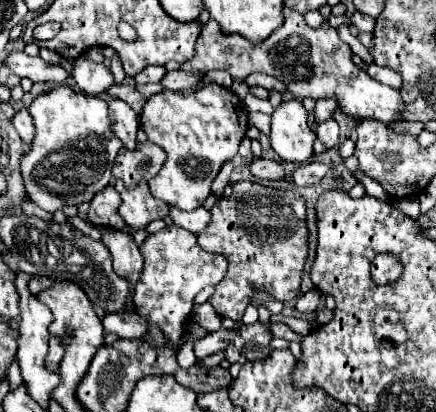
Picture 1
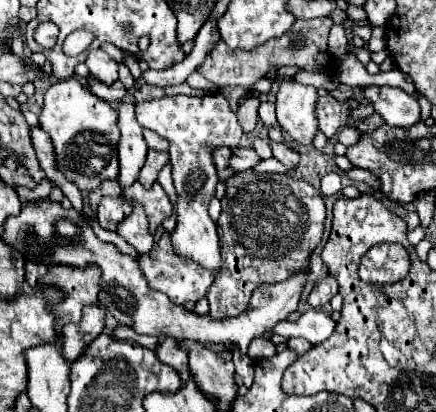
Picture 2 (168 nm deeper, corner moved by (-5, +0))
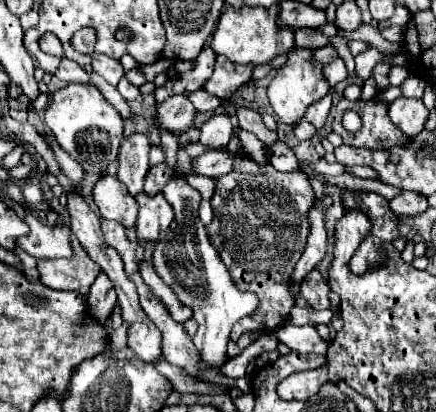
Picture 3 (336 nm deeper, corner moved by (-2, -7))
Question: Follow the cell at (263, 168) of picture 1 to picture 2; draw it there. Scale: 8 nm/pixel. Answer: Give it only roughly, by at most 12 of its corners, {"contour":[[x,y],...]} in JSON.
{"contour":[[236,148],[230,158],[234,172],[252,170],[262,158],[252,148]]}

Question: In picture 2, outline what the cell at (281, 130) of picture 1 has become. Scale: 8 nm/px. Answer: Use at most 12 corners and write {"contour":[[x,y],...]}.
{"contour":[[282,80],[276,116],[284,134],[310,148],[318,132],[316,88]]}

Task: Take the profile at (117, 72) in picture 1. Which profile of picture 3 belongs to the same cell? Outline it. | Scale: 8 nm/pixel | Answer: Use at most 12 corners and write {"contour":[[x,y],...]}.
{"contour":[[125,77],[117,89],[127,101],[137,99],[139,87]]}

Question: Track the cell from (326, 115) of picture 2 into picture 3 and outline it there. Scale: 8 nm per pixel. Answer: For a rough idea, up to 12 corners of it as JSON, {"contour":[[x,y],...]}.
{"contour":[[331,95],[307,107],[305,119],[321,129],[331,109]]}

